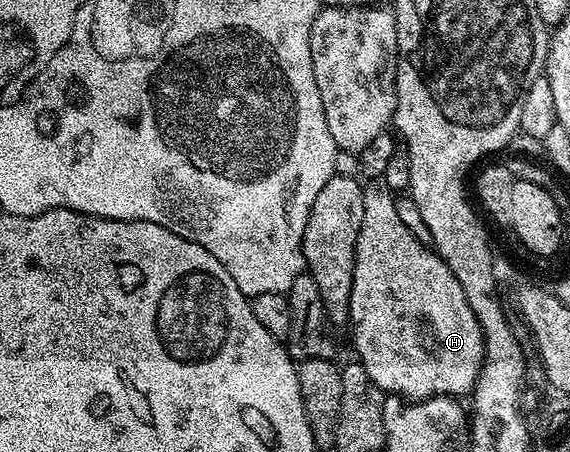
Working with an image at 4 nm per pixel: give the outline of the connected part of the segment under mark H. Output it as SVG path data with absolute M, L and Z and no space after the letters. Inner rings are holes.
M378 180L362 188L364 220L354 253L354 279L350 297L349 325L354 326L357 361L384 392L403 394L406 400L425 400L439 396L469 395L482 371L486 342L460 280L452 276L448 264L427 243L420 242L396 216L396 198L388 184Z

